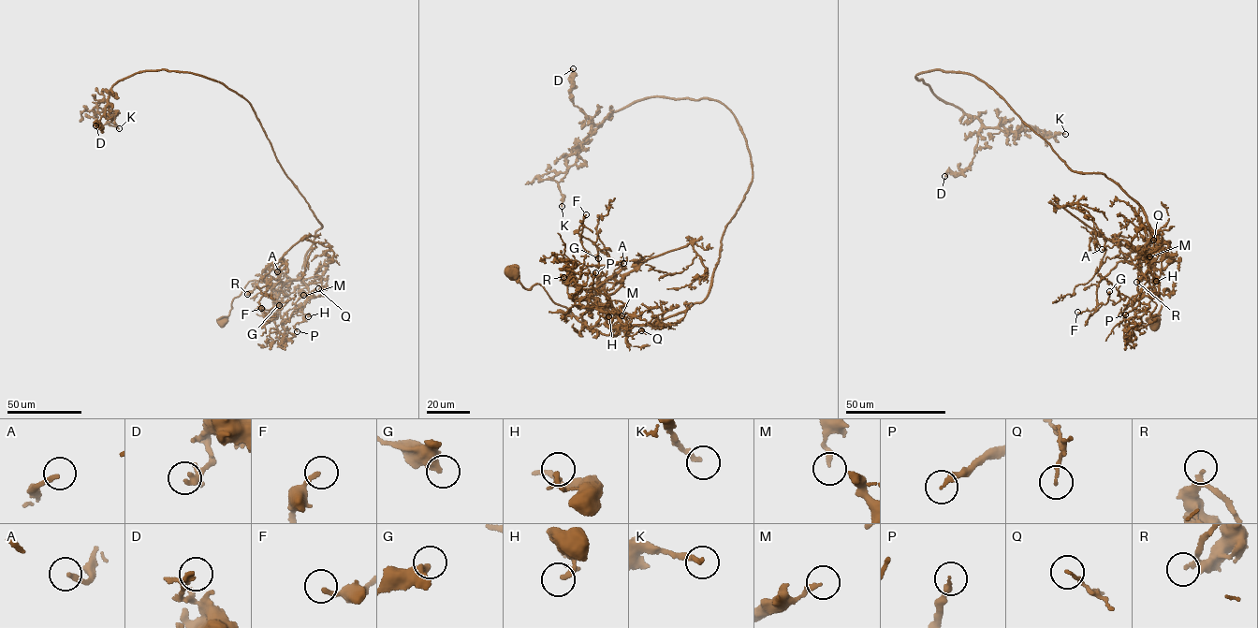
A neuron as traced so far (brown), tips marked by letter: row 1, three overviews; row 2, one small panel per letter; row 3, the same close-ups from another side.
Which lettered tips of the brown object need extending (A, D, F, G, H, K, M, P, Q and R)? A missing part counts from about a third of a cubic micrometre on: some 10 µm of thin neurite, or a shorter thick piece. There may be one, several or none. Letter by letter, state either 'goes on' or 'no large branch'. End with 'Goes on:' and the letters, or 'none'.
A: no large branch
D: no large branch
F: no large branch
G: no large branch
H: no large branch
K: no large branch
M: no large branch
P: no large branch
Q: no large branch
R: no large branch
Goes on: none

